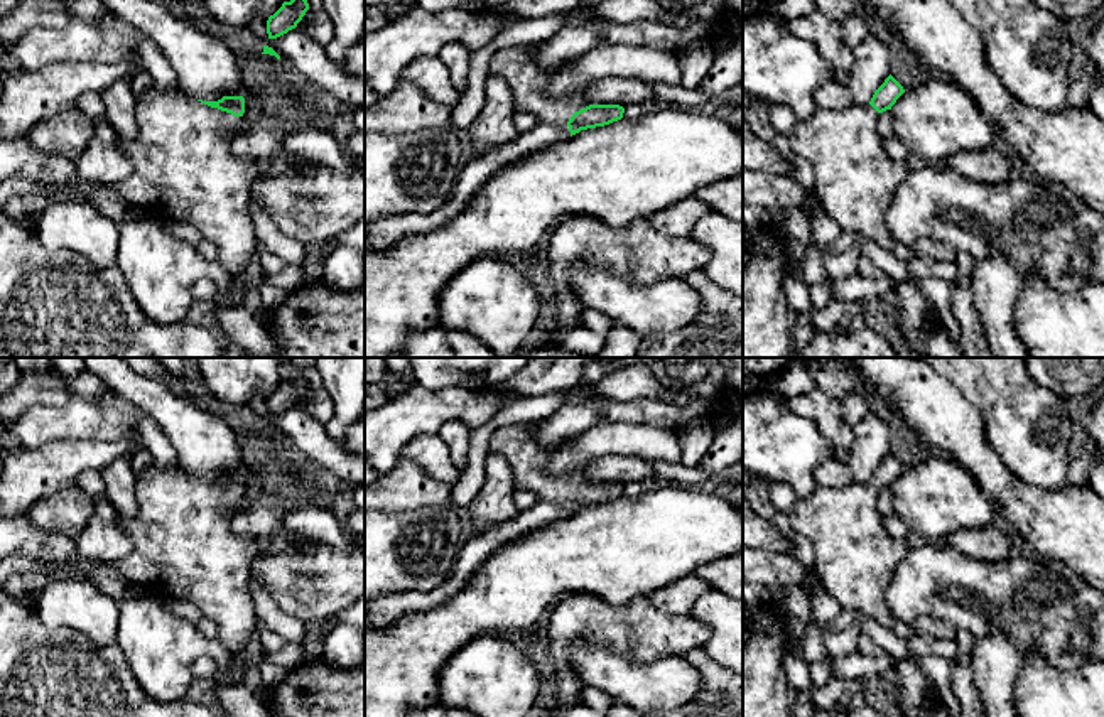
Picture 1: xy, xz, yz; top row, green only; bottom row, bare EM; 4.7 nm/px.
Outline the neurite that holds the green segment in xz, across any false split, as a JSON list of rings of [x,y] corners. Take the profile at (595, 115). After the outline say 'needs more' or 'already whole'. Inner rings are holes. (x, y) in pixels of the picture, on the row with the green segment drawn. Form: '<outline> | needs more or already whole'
[[[505,47],[491,57],[490,74],[508,84],[517,111],[533,113],[545,125],[566,123],[571,137],[621,120],[625,108],[620,105],[589,105],[584,100],[587,88],[567,96],[545,93],[552,78],[572,64],[574,61],[549,69],[533,59],[528,49]]] | needs more

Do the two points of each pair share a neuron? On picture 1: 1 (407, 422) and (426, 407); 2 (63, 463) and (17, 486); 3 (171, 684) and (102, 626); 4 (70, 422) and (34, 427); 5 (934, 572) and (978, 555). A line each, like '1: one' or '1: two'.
1: one
2: one
3: two
4: one
5: one

